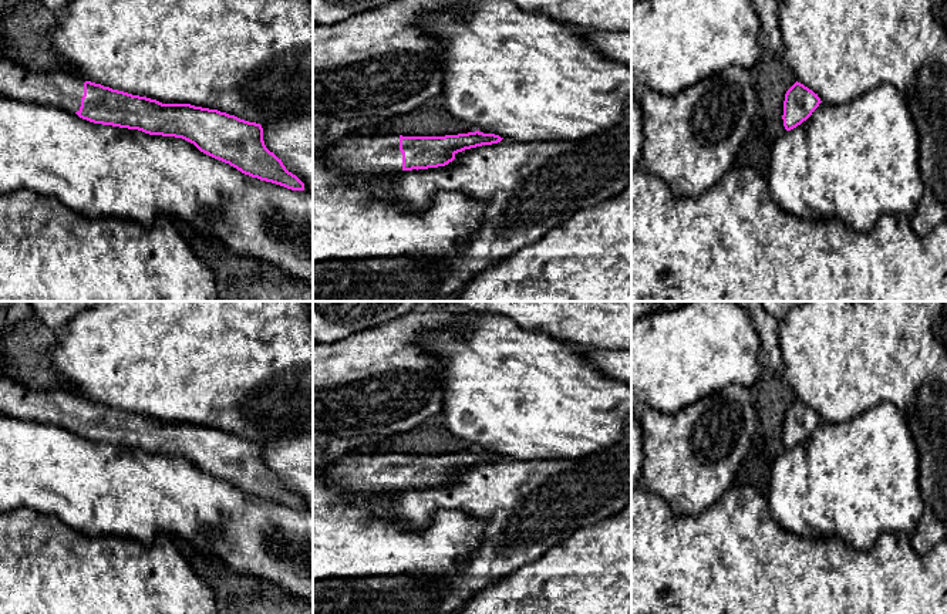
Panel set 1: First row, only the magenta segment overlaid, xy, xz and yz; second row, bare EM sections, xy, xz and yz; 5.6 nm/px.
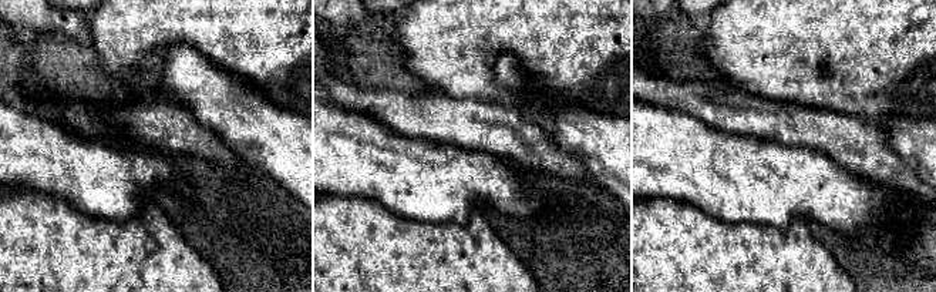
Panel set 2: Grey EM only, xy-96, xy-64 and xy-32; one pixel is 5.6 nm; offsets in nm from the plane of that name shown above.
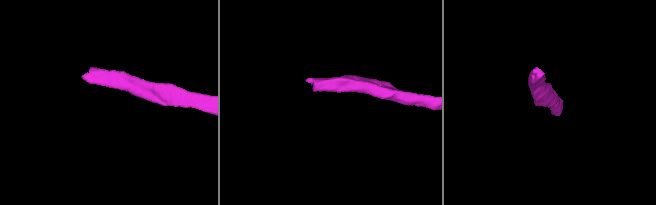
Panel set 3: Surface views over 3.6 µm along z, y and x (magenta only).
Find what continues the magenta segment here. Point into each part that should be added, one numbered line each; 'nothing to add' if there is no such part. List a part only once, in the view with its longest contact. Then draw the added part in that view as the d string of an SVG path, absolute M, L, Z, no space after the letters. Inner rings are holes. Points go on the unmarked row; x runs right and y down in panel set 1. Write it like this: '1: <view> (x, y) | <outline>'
1: xz (380, 472) | M395 452L347 453L334 458L324 475L333 483L350 490L388 492L402 489L400 453Z

